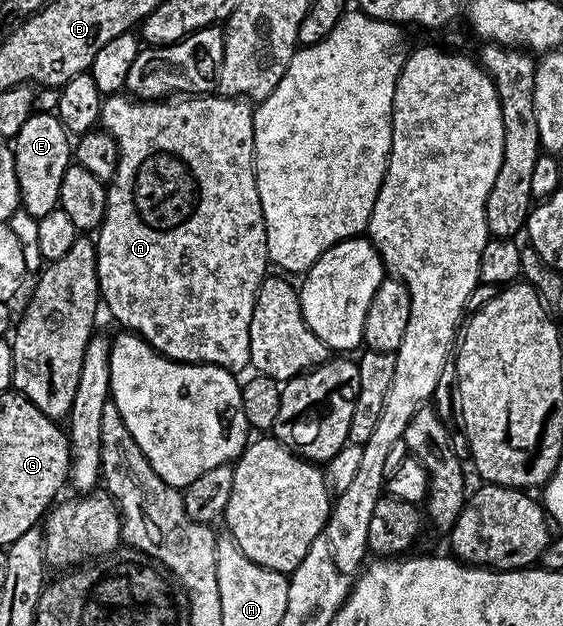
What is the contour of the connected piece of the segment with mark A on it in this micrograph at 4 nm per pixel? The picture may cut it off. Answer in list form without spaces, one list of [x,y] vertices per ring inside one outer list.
[[[128,93],[110,94],[101,103],[100,129],[117,142],[119,160],[117,174],[108,183],[105,195],[105,218],[95,234],[97,247],[97,289],[100,301],[121,325],[122,331],[137,334],[152,350],[176,362],[200,362],[202,366],[221,366],[224,370],[240,372],[249,366],[251,356],[251,312],[262,282],[271,263],[267,252],[267,228],[263,208],[259,204],[257,169],[253,166],[254,107],[244,98],[227,98],[216,93],[177,96],[172,100],[138,100]]]

